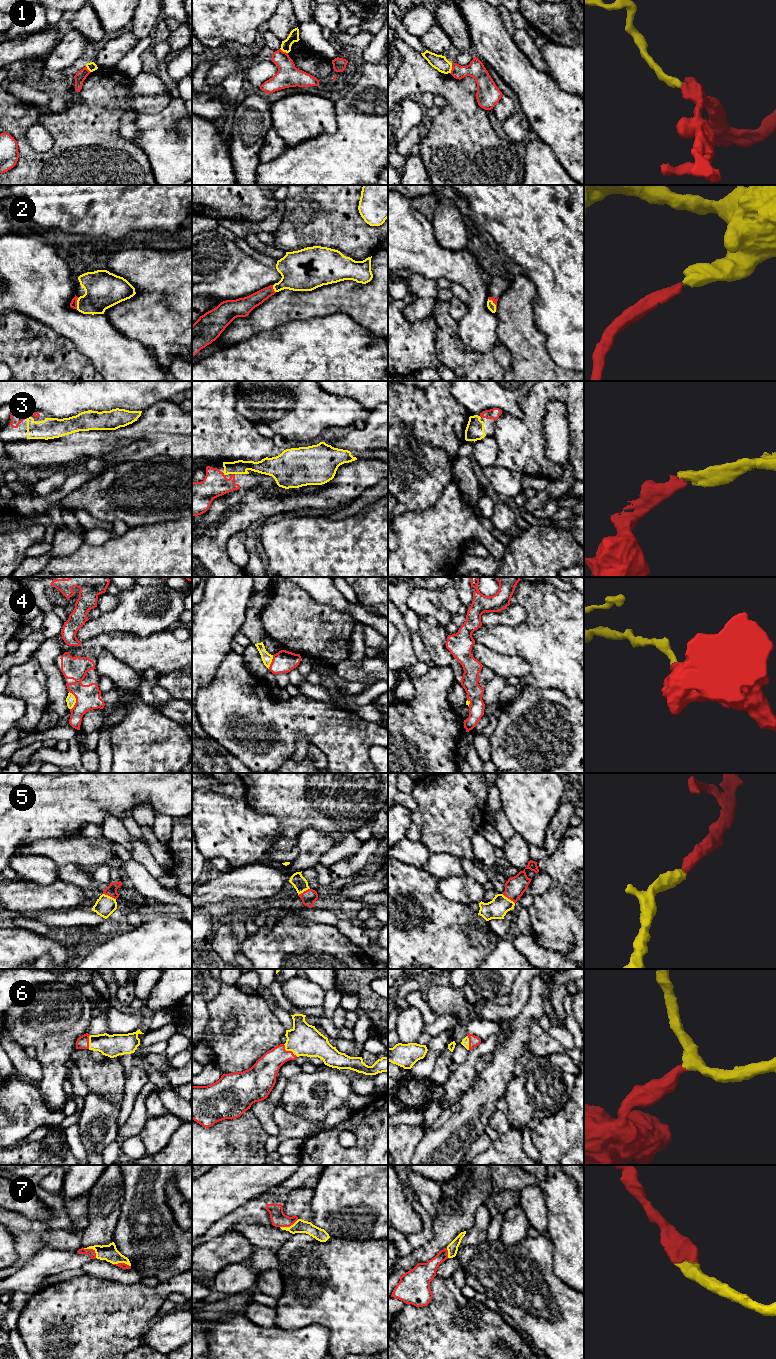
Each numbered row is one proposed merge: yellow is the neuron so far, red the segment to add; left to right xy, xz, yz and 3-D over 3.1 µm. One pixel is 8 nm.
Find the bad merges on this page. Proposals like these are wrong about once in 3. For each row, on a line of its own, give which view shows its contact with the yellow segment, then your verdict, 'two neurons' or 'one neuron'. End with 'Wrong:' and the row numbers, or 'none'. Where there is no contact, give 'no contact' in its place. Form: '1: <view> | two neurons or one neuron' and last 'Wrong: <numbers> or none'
1: yz | two neurons
2: xy | one neuron
3: xz | one neuron
4: xy | two neurons
5: xy | one neuron
6: xz | one neuron
7: xy | one neuron
Wrong: 1, 4

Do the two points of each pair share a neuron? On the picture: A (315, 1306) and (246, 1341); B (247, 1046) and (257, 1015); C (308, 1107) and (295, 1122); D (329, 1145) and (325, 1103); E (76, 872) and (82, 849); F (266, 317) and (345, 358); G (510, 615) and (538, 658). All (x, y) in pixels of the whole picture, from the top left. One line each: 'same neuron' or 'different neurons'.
A: different neurons
B: same neuron
C: different neurons
D: different neurons
E: different neurons
F: different neurons
G: different neurons

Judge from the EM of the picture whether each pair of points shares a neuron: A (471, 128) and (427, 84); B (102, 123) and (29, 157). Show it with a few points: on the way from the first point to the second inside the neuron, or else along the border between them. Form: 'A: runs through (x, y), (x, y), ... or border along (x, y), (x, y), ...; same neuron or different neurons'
A: runs through (461, 114), (461, 106), (441, 86); same neuron
B: runs through (84, 138), (75, 147), (65, 147), (47, 157); same neuron

